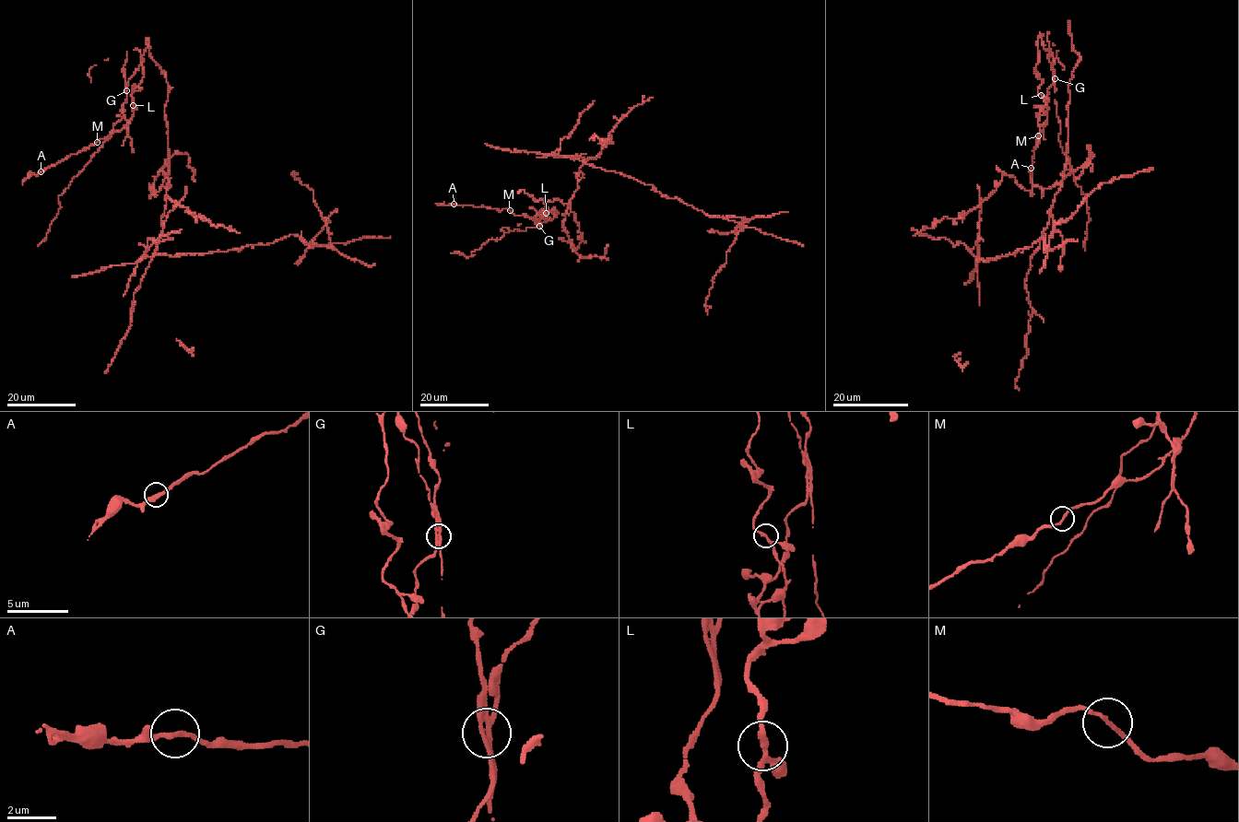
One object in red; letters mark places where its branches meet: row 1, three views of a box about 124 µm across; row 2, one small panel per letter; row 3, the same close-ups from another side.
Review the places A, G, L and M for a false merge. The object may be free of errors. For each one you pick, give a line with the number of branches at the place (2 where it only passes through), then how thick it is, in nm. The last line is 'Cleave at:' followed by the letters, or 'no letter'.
G: Branches: 3. Thickness 220 nm
Cleave at: G

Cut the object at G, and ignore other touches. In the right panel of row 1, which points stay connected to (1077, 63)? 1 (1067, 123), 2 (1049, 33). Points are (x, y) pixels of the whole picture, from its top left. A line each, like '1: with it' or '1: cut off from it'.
1: with it
2: with it

